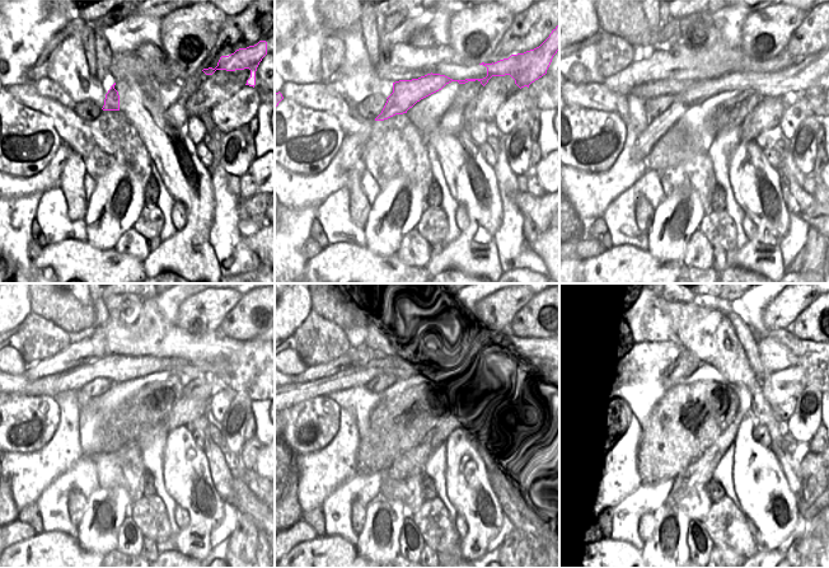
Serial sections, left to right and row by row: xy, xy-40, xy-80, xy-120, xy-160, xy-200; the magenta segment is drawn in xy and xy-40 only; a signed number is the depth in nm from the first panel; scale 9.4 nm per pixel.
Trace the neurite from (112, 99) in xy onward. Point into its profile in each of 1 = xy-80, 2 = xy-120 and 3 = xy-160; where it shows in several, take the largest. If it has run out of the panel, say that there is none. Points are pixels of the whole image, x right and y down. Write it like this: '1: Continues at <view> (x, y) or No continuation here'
1: Continues at xy-80 (790, 83)
2: Continues at xy-120 (116, 367)
3: Continues at xy-160 (401, 365).

